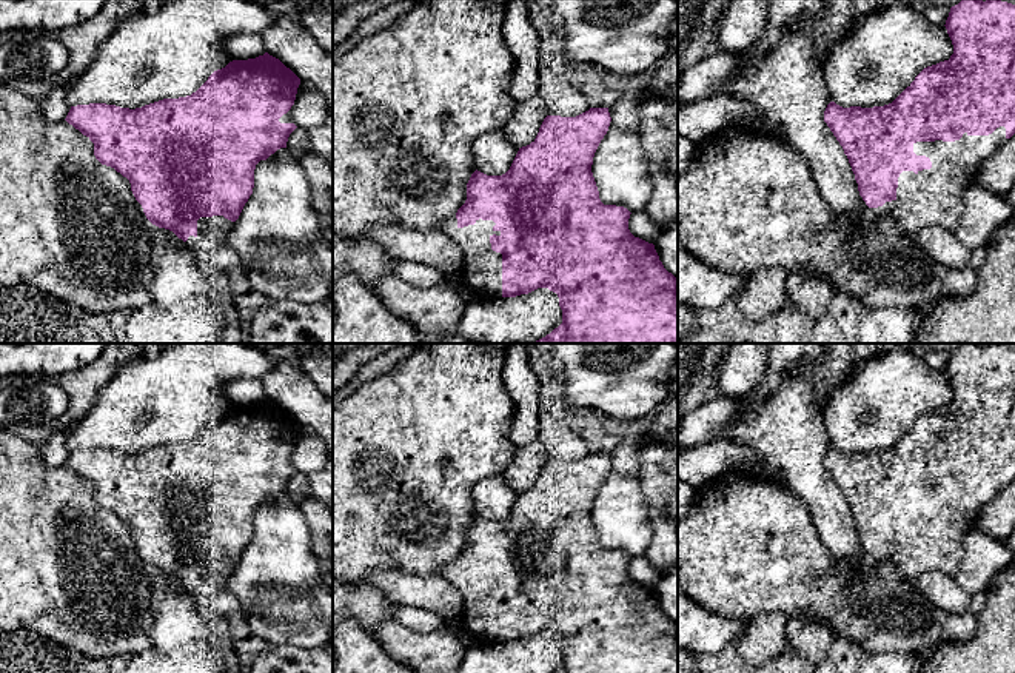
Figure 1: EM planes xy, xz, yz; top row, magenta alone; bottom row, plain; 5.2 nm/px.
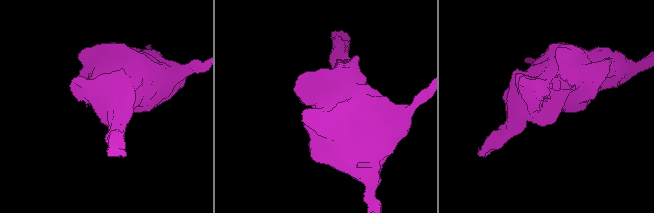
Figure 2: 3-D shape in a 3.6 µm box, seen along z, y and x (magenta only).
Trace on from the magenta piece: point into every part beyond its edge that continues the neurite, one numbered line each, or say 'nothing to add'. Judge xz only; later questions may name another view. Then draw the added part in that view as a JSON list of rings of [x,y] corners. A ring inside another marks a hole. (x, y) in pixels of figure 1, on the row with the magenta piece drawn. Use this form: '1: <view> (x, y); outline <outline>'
1: xz (481, 273); outline [[[456,216],[447,219],[437,229],[444,231],[462,251],[462,268],[456,276],[462,286],[470,291],[477,300],[481,299],[501,299],[502,297],[502,254],[491,249],[490,237],[501,236],[494,231],[493,220],[476,220],[474,225],[464,228],[457,226]]]

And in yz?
1: yz (934, 196); outline [[[1006,128],[989,136],[963,134],[955,142],[916,142],[913,152],[932,162],[930,169],[903,171],[898,177],[896,199],[878,206],[907,234],[927,225],[955,231],[963,216],[964,189],[976,180],[981,165],[1006,142]]]

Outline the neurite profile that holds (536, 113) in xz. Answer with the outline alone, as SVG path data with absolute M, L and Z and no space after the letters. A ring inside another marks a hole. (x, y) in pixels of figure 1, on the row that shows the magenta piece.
M536 94L525 102L516 103L513 114L501 132L518 148L527 146L534 142L545 117L545 103L541 95Z

